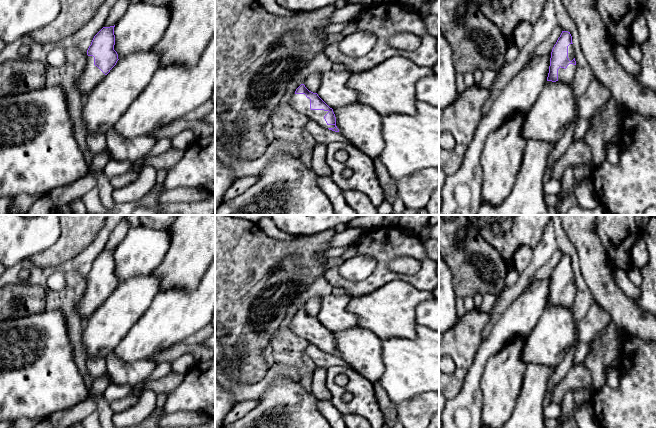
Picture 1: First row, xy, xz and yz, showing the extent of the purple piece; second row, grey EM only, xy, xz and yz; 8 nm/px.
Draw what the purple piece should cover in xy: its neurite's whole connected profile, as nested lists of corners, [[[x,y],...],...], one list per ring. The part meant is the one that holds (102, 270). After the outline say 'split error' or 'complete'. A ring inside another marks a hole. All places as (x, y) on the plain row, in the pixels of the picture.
[[[114,250],[103,251],[93,262],[85,280],[86,287],[78,301],[77,311],[86,319],[95,312],[116,289]]]; split error

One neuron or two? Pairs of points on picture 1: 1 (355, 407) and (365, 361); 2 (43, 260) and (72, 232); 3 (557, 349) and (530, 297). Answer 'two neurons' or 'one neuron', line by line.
1: two neurons
2: one neuron
3: two neurons

